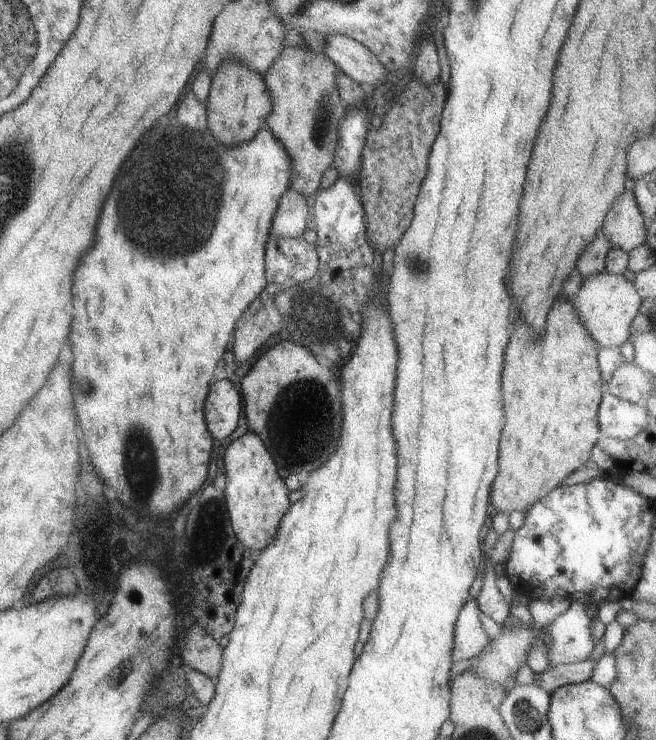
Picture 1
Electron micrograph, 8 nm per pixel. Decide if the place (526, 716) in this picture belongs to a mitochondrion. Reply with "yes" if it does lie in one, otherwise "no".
yes

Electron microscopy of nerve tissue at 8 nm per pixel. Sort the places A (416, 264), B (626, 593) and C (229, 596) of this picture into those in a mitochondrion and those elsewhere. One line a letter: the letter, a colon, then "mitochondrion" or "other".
A: mitochondrion
B: other
C: other

